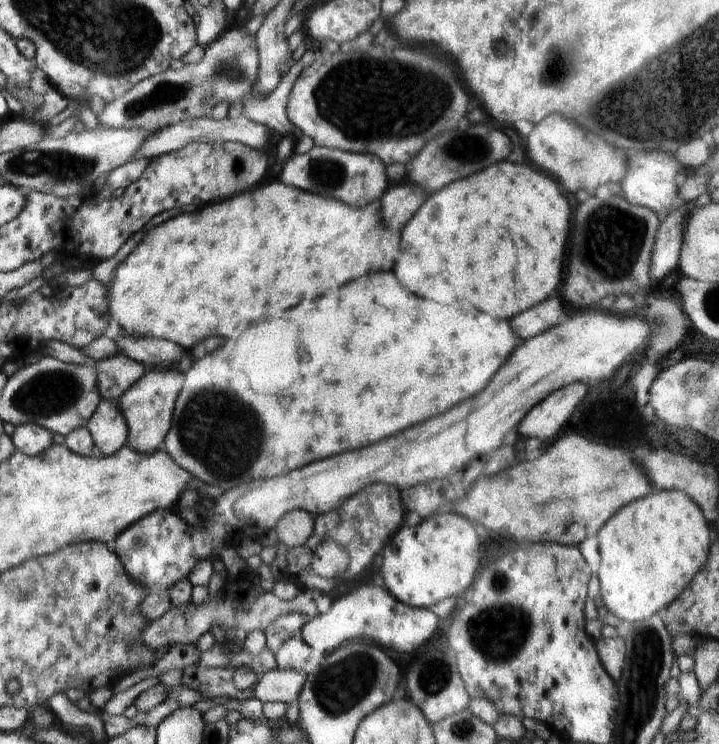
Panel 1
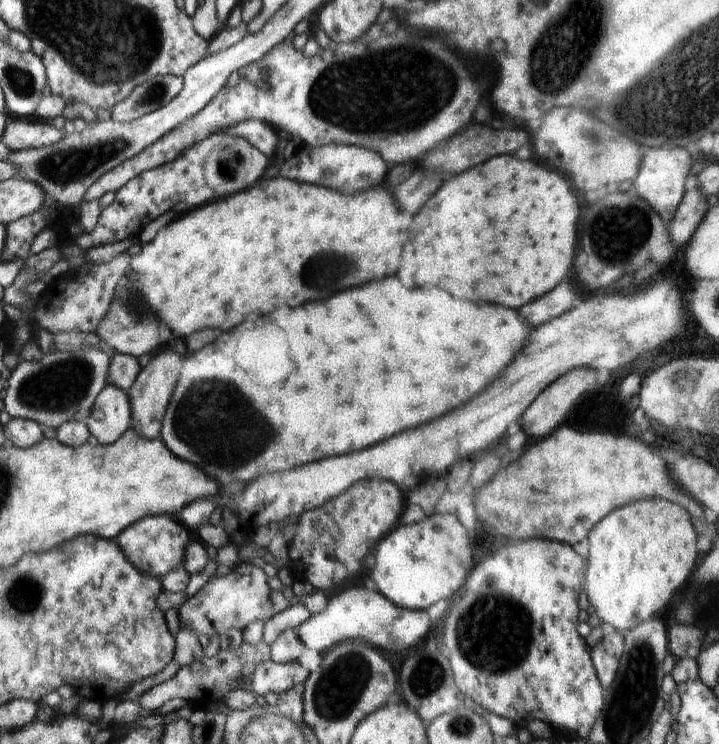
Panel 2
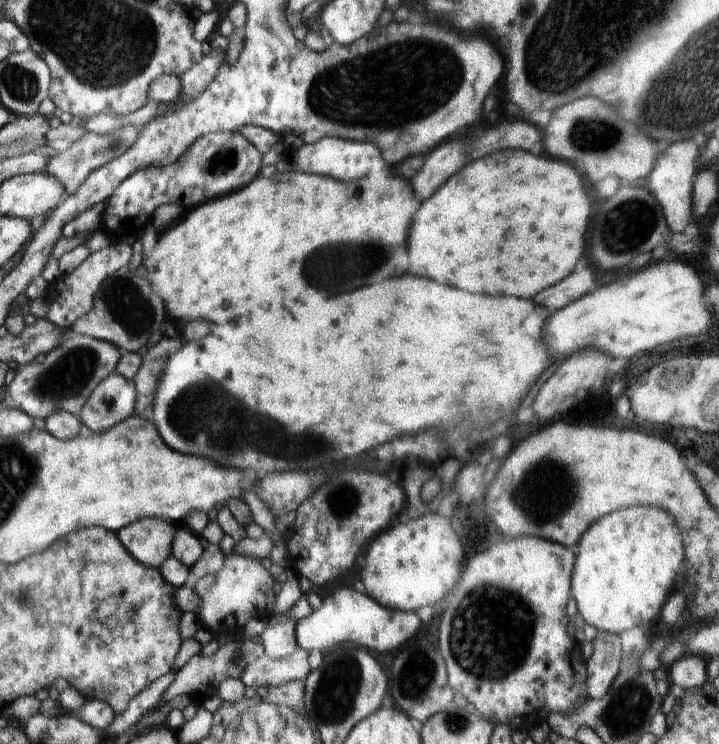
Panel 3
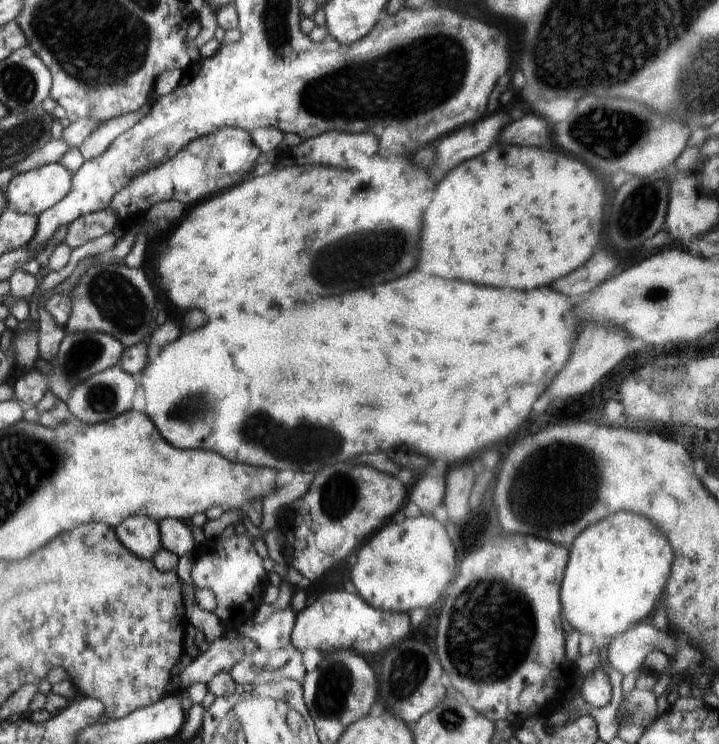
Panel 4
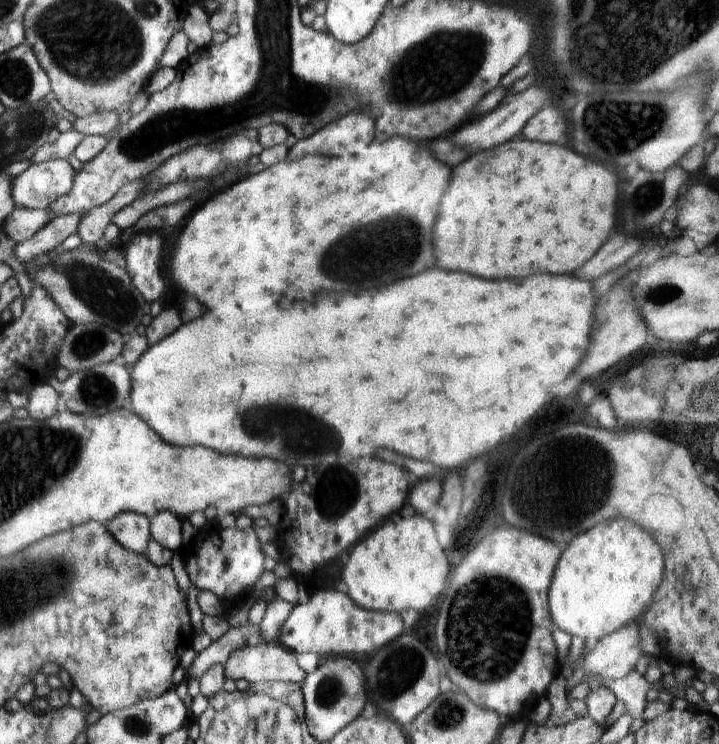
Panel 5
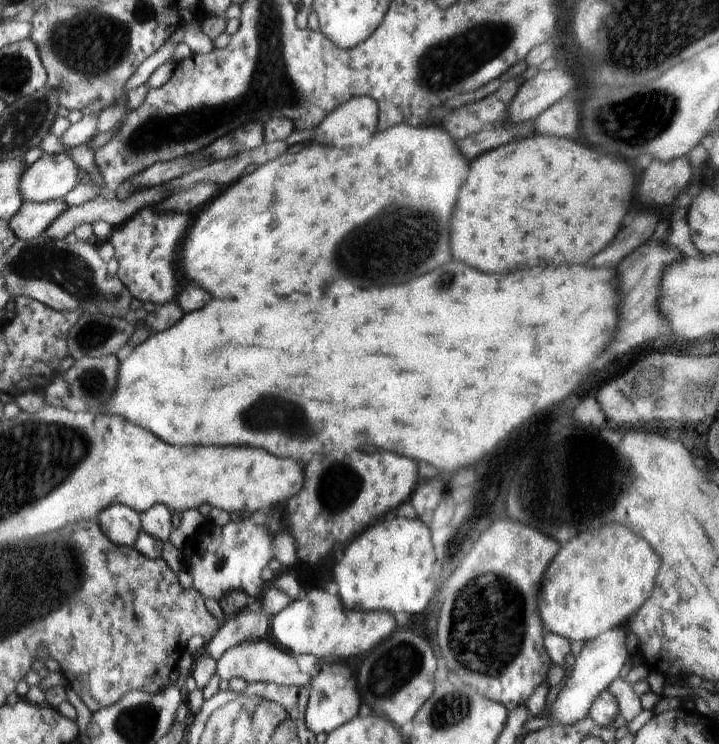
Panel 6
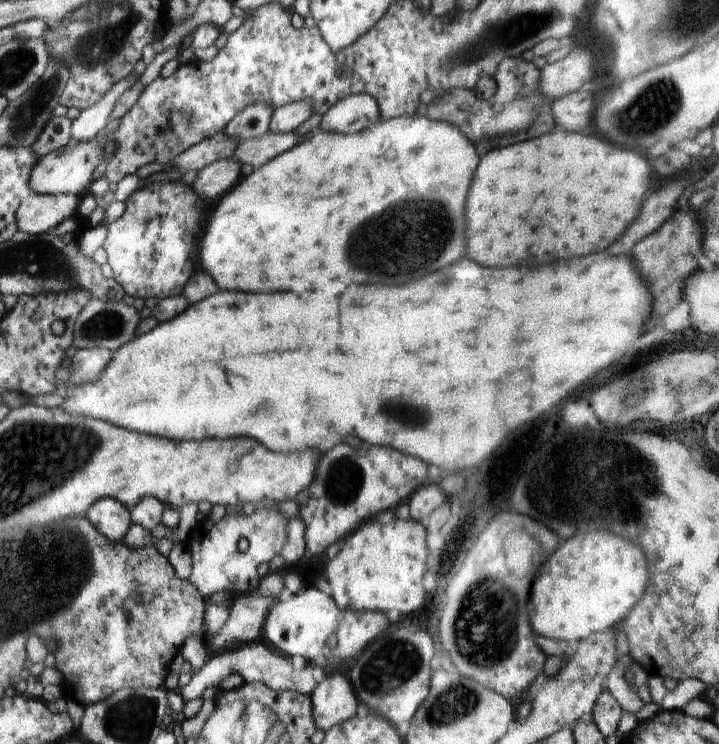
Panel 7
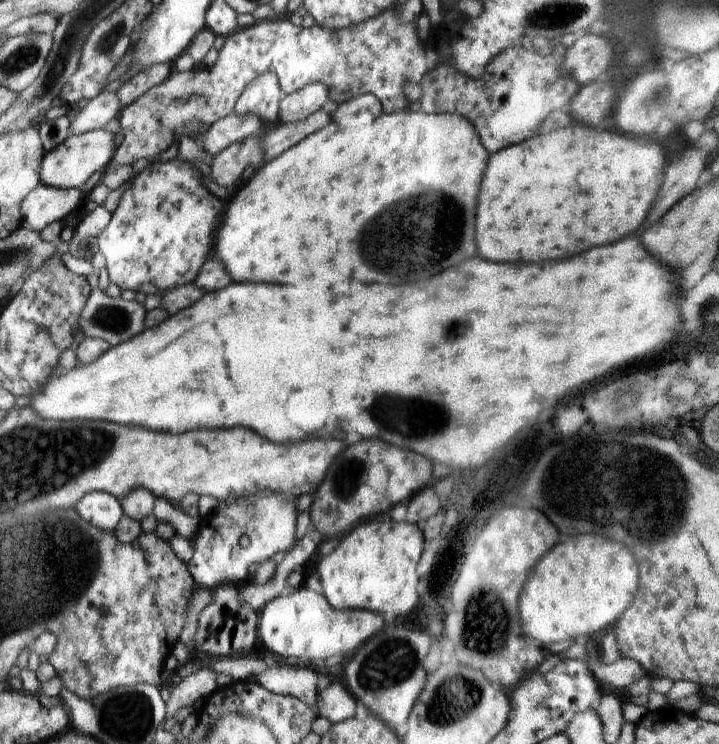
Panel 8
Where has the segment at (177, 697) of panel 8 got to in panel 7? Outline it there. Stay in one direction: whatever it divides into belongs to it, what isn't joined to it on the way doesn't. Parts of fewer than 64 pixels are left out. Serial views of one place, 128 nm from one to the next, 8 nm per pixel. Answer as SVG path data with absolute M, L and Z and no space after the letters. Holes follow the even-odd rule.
M255 641L254 643L248 643L239 650L228 651L206 661L204 668L191 673L190 682L180 688L178 693L185 702L196 700L196 698L202 697L206 688L218 686L224 678L228 678L232 674L240 674L244 681L249 683L261 682L272 688L272 690L276 690L276 692L292 691L311 696L317 685L312 675L312 669L313 666L309 664L306 668L298 670L292 666L292 662L290 662L288 657L274 650L269 644Z

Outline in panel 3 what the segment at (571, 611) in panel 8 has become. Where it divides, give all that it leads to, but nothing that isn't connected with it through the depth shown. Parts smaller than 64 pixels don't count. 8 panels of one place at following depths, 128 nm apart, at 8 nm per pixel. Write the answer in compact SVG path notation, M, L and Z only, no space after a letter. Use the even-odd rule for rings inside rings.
M632 506L606 514L592 524L576 544L578 552L572 573L572 592L578 612L588 624L597 630L622 634L634 628L648 633L659 626L660 608L682 568L682 540L674 520L660 508Z

